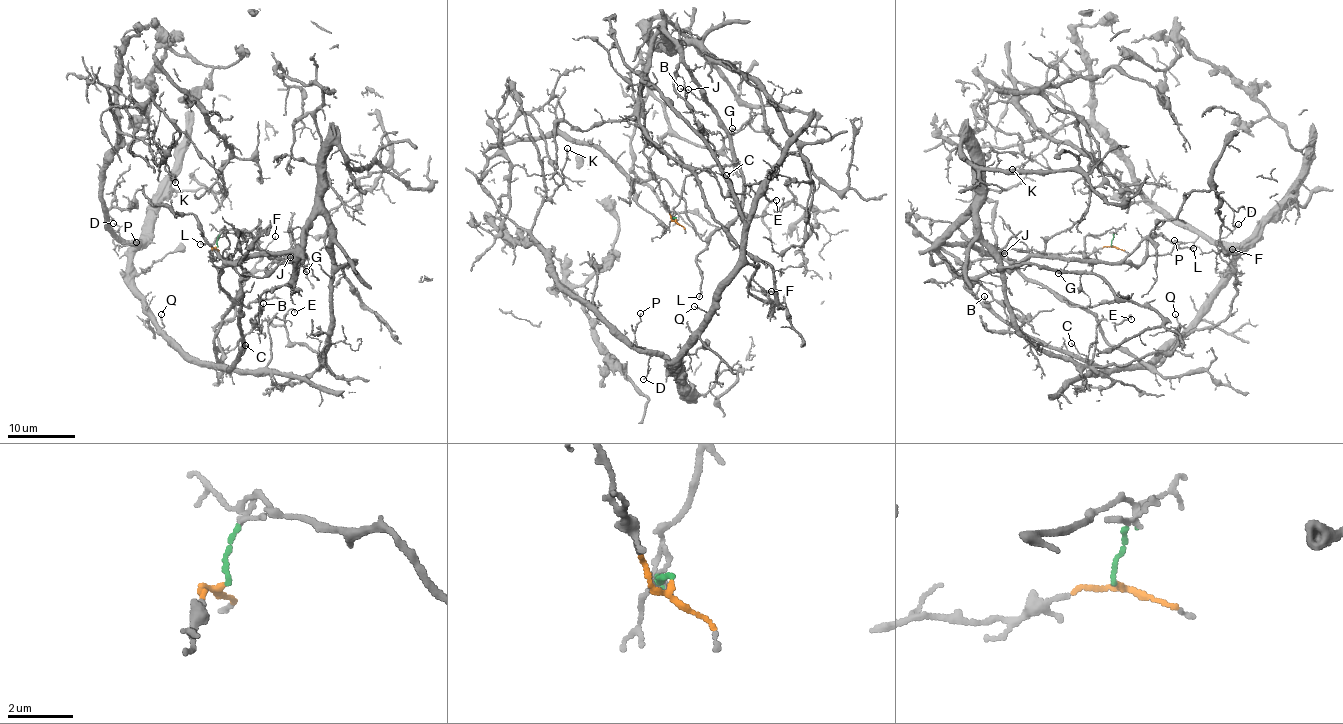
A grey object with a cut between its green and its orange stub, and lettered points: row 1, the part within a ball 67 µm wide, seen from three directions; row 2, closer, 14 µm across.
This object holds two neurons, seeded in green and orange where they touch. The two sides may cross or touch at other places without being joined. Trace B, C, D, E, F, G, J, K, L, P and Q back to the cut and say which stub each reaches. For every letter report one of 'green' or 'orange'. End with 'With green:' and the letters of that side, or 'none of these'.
B: green
C: orange
D: orange
E: orange
F: orange
G: green
J: green
K: orange
L: green
P: orange
Q: orange
With green: B, G, J, L

